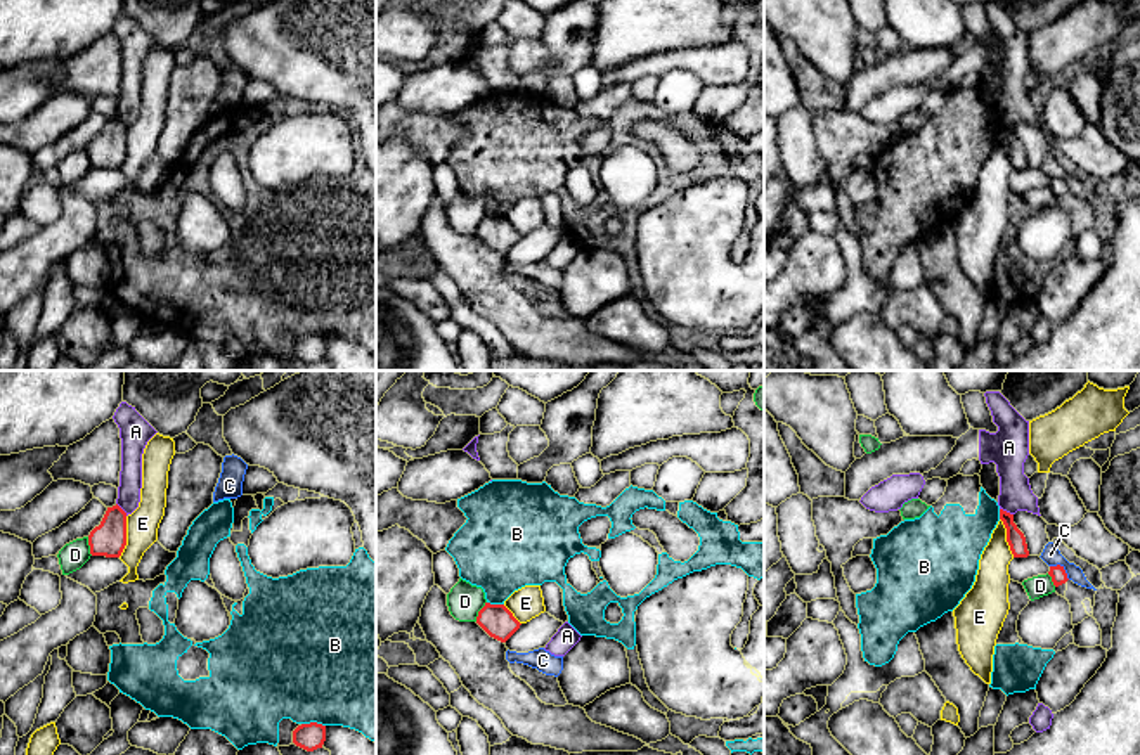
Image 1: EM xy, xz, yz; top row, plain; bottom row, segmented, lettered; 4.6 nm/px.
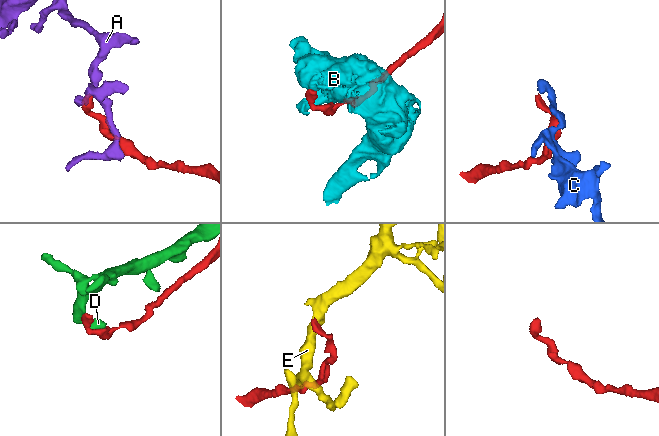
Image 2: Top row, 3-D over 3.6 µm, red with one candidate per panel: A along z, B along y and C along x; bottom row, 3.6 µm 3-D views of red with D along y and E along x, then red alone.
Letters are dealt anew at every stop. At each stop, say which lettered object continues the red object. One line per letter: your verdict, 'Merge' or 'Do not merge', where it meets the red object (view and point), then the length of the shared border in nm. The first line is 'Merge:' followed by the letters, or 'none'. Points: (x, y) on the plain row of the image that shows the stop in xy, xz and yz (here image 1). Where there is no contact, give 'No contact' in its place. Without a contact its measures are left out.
Merge: none
A: Do not merge. Touches red at yz (1005, 123). Shared border 70 nm
B: Do not merge. Touches red at xy (314, 335). Shared border 110 nm
C: Do not merge. Touches red at yz (1062, 180). Shared border 120 nm
D: Do not merge. Touches red at xz (479, 224). Shared border 110 nm
E: Do not merge. Touches red at xy (125, 149). Shared border 200 nm

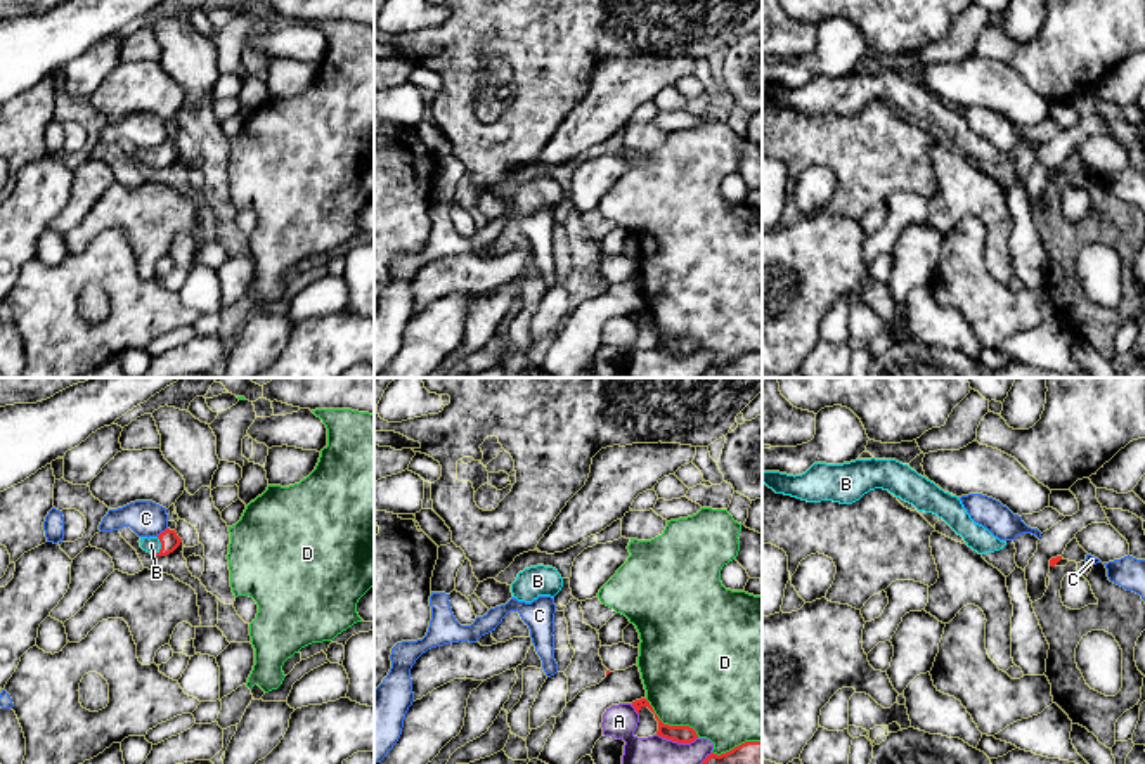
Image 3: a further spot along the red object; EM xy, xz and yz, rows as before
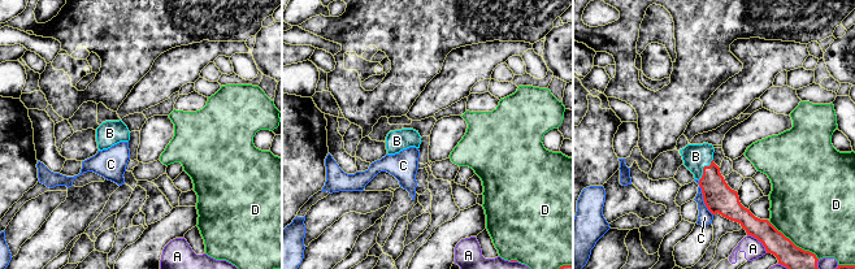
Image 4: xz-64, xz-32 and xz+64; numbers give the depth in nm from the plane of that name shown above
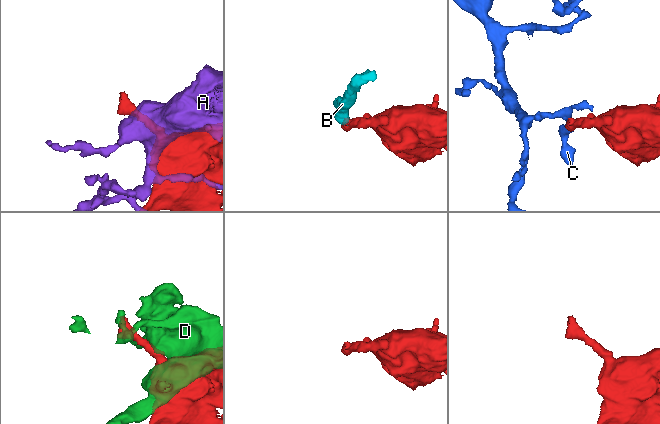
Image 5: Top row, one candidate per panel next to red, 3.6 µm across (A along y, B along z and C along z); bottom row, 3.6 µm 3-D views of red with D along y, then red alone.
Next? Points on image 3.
Merge: B
A: Do not merge. Touches red at xz (634, 319). Shared border 70 nm
B: Merge. Touches red at xy (161, 158). Shared border 80 nm
C: Do not merge. Touches red at xy (161, 144). Shared border 70 nm
D: Do not merge. Touches red at xz (671, 338). Shared border 320 nm

